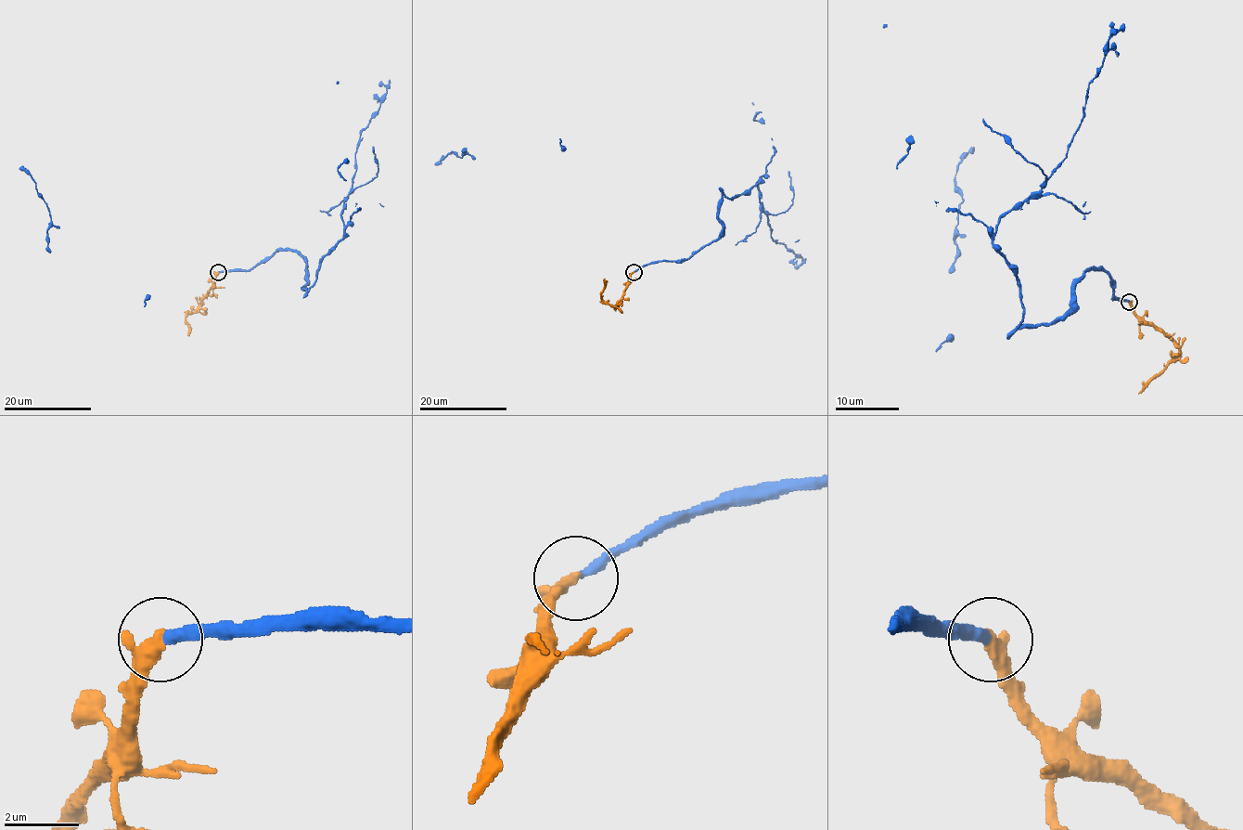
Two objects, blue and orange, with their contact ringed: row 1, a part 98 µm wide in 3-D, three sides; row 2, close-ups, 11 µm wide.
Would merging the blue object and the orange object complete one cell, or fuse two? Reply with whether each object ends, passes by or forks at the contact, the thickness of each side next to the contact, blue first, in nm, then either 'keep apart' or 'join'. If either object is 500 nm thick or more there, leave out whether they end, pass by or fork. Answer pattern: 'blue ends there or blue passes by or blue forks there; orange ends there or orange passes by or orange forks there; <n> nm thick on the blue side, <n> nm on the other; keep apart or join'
blue ends there; orange passes by; 280 nm thick on the blue side, 280 nm on the other; keep apart

